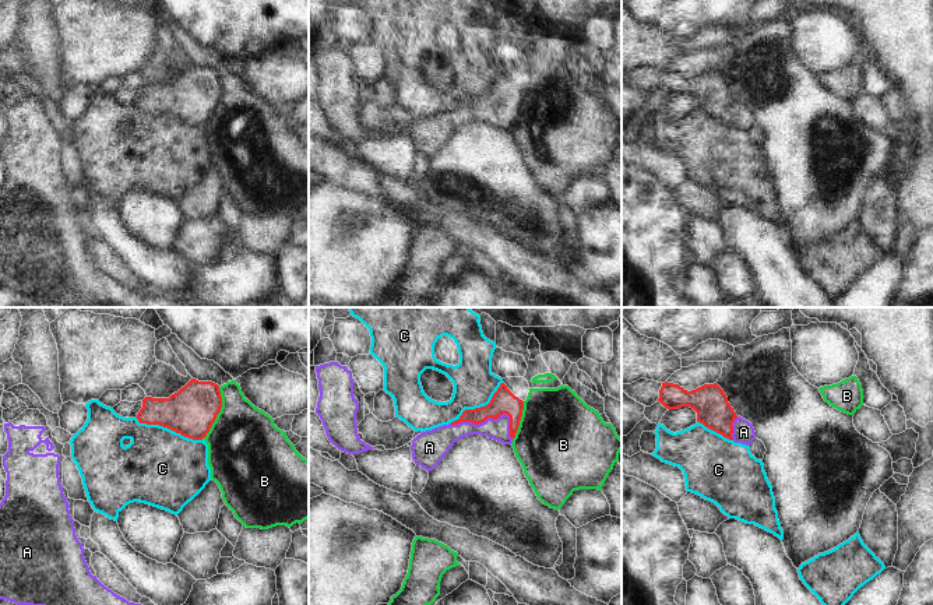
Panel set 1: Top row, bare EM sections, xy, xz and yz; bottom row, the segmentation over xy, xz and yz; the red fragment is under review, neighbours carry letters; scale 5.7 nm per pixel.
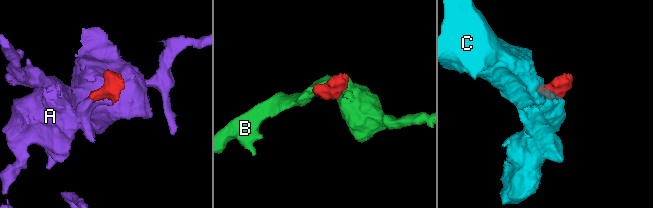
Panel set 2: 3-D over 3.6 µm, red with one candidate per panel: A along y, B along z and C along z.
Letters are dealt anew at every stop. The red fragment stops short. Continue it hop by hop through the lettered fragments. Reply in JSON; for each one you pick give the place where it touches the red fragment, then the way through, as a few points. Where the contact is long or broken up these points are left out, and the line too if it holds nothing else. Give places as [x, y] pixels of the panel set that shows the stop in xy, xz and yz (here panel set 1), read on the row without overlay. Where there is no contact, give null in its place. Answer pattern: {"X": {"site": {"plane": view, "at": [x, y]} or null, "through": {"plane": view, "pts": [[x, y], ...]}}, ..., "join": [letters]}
{"A": {"site": {"plane": "xz", "at": [490, 104]}, "through": {"plane": "xz", "pts": [[503, 88], [490, 104], [497, 111], [497, 116]]}}, "join": ["A"]}

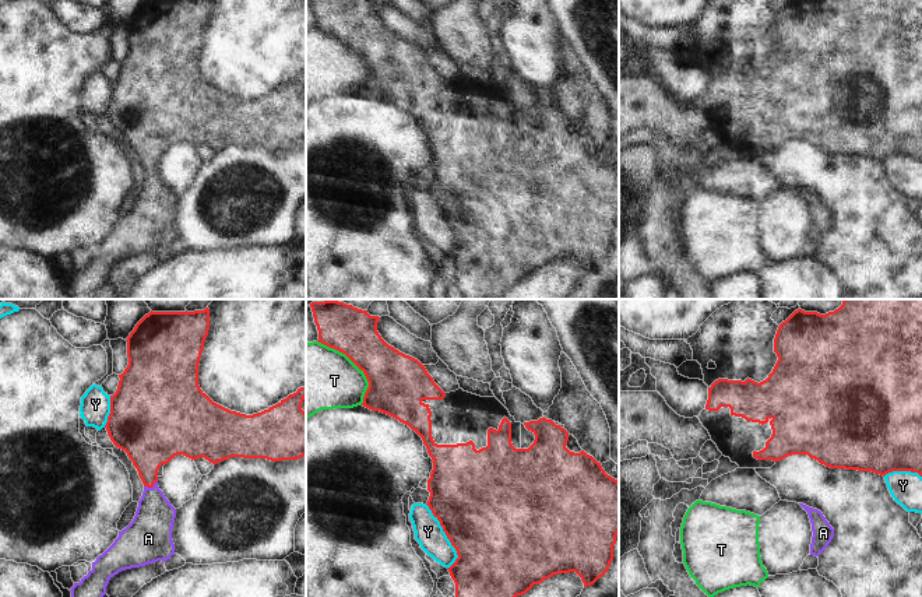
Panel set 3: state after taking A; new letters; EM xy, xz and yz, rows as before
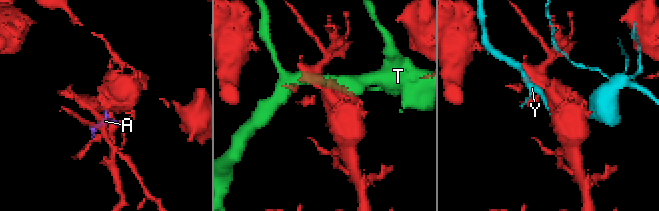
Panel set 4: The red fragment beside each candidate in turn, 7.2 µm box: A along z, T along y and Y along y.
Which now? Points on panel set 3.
{"A": {"site": {"plane": "xy", "at": [151, 174]}, "through": {"plane": "xy", "pts": [[150, 130], [151, 174], [151, 216]]}}, "join": ["A"]}

